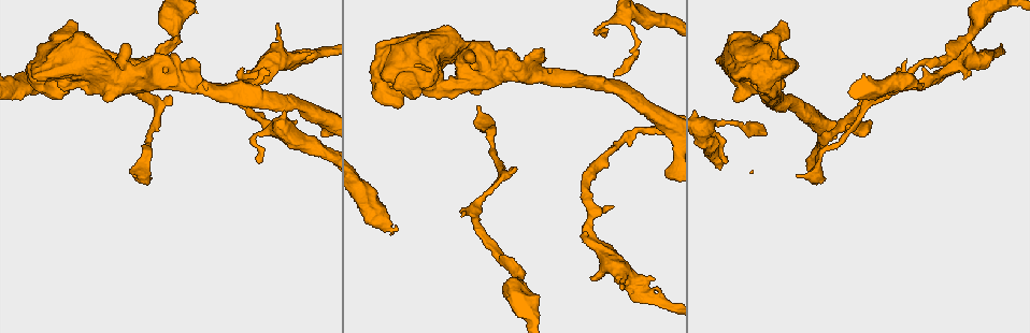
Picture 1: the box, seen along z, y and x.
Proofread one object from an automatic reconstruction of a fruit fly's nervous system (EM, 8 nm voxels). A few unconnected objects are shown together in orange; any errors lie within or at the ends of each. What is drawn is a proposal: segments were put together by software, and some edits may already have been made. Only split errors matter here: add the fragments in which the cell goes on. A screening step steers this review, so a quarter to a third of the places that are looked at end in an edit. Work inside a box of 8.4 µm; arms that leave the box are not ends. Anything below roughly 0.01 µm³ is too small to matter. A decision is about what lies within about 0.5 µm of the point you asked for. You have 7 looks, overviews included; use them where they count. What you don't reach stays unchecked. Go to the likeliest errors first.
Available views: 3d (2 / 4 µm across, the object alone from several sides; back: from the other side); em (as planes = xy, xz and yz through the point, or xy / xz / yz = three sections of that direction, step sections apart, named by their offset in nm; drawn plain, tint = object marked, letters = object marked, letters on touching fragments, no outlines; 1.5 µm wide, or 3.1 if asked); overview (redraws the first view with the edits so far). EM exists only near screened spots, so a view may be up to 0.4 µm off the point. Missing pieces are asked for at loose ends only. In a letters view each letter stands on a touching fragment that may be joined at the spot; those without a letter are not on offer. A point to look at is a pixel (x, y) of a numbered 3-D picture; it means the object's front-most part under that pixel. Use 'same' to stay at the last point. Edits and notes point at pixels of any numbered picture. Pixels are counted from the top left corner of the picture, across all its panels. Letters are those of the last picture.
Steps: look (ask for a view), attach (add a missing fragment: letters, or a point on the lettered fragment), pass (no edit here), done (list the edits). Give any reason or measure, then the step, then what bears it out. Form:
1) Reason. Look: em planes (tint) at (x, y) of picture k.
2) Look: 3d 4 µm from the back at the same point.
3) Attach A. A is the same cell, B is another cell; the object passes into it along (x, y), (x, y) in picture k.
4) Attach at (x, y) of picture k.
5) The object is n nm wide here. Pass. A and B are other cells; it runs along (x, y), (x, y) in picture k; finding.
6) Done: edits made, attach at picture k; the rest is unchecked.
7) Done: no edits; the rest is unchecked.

An open end. Look: em planes (letters) at (397, 227) of picture 1.

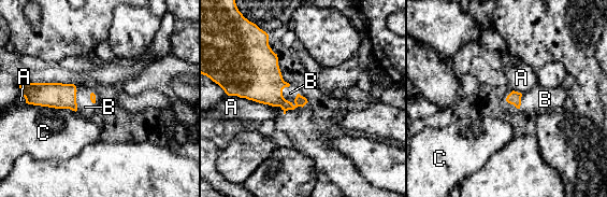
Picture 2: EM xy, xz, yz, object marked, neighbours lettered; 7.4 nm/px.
Attach at (290, 93) of picture 2. B is the same cell, A and C are other cells; the object passes into it along (264, 83), (291, 102), (290, 93) in picture 2; it goes on there.

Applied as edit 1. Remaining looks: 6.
See it whole again. Look: overview.

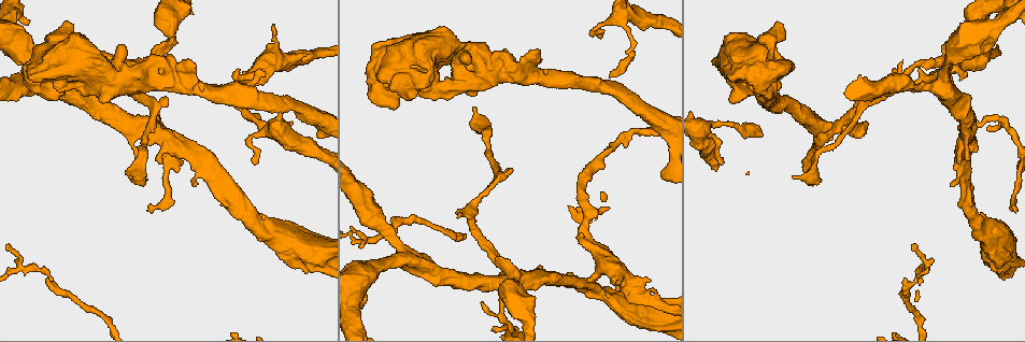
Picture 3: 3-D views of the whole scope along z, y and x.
Free end. Look: em planes (letters) at (161, 59) of picture 3.

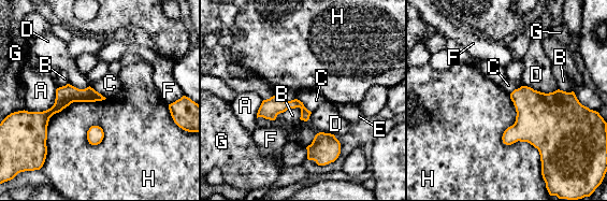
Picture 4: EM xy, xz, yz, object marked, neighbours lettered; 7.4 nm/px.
The longest contact is with H, 650 nm. Pass. A, B, C, D, E, F, G and H are other cells; a border runs along (523, 85), (545, 92), (558, 89) in picture 4; none of them fits.

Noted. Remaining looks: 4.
An open end. Look: em yz step 8 (letters) at (274, 27) of picture 3.

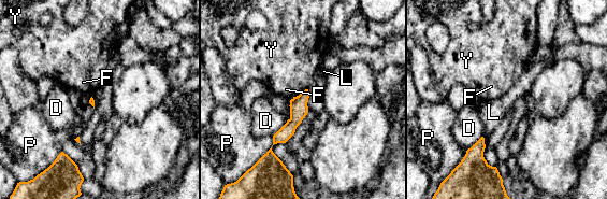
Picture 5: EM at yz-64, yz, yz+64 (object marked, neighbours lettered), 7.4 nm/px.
Another direction. Look: em xy step 4 (letters) at the same point.

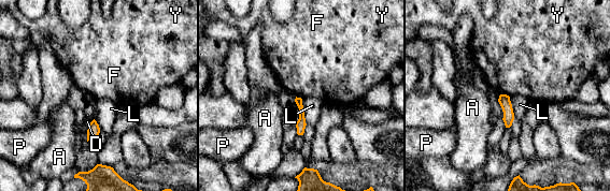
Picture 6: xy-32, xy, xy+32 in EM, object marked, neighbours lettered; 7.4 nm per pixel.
Pass. A, D, F, L, P and Y are other cells; it runs along (298, 100), (301, 108), (300, 132) in picture 6; no lettered fragment goes on from it.

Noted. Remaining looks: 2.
Done: edits made, attach at picture 2; the rest is unchecked.

